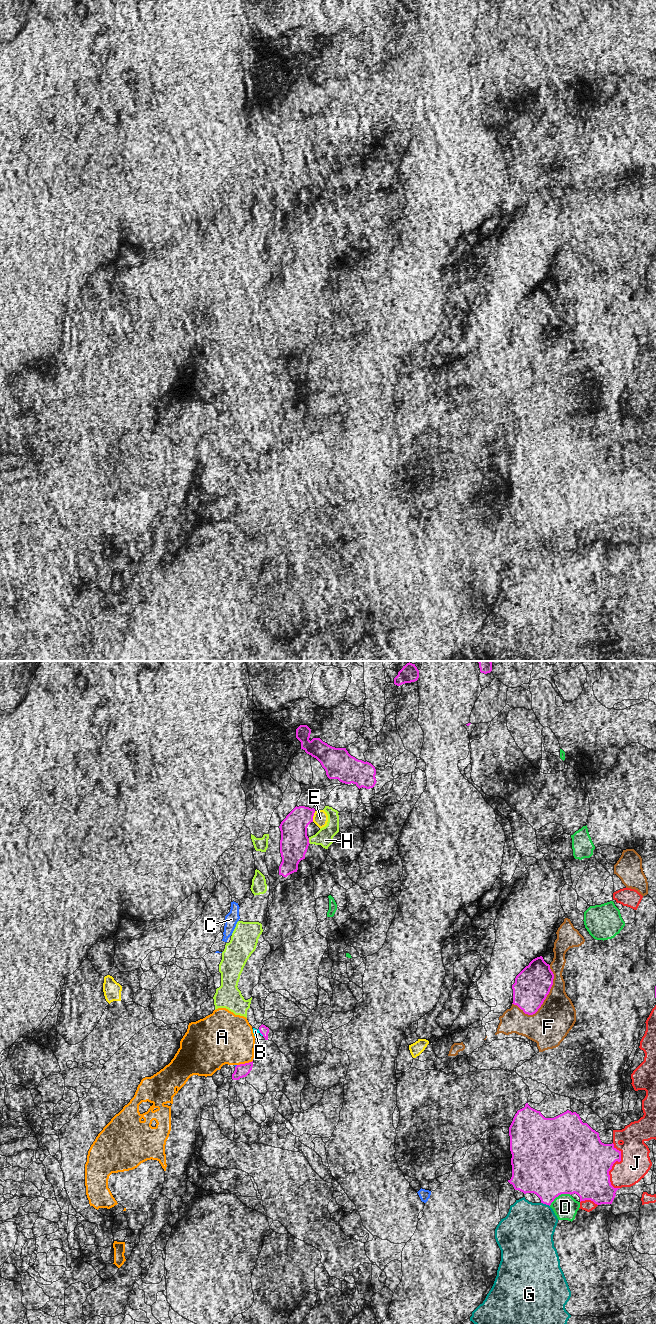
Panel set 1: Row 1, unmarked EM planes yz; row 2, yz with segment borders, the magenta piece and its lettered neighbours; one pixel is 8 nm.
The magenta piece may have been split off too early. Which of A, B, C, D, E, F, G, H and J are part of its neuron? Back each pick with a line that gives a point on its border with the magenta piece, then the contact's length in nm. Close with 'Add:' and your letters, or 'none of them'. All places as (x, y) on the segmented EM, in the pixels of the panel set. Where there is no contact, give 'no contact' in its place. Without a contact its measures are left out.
B: yz (260, 1032) | 70 nm
Add: B

